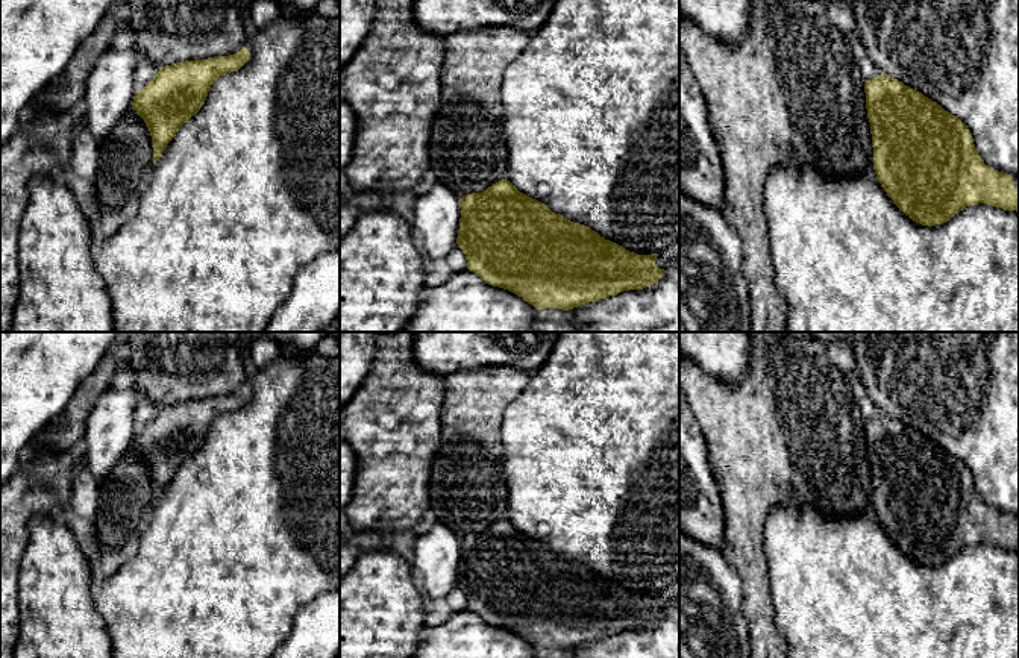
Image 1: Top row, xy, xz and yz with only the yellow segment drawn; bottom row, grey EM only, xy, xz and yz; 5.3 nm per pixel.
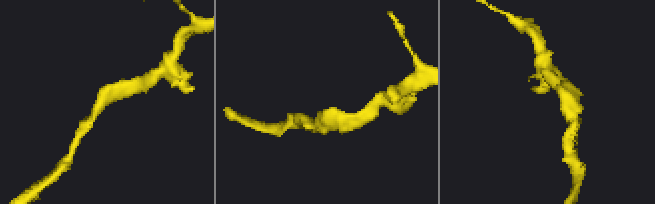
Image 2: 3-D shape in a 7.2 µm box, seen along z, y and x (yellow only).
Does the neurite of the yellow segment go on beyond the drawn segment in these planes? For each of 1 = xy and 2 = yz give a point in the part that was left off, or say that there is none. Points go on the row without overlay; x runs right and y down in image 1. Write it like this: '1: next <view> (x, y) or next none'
1: next none
2: next none

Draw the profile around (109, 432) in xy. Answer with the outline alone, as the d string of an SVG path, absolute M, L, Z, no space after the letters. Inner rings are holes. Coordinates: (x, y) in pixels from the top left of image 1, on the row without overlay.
M109 387L96 402L83 435L86 446L82 465L97 482L115 467L117 461L132 447L135 437L136 393Z

